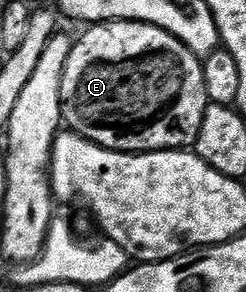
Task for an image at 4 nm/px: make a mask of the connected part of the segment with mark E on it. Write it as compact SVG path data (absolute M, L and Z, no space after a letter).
M102 22L88 27L89 30L73 43L71 56L67 56L67 68L63 72L63 88L61 89L61 116L64 125L74 134L80 134L89 142L102 146L105 150L118 150L120 154L143 154L155 150L180 150L196 143L205 110L210 106L207 96L207 84L203 76L203 62L198 55L191 53L175 36L171 36L163 28L152 26L146 22Z

